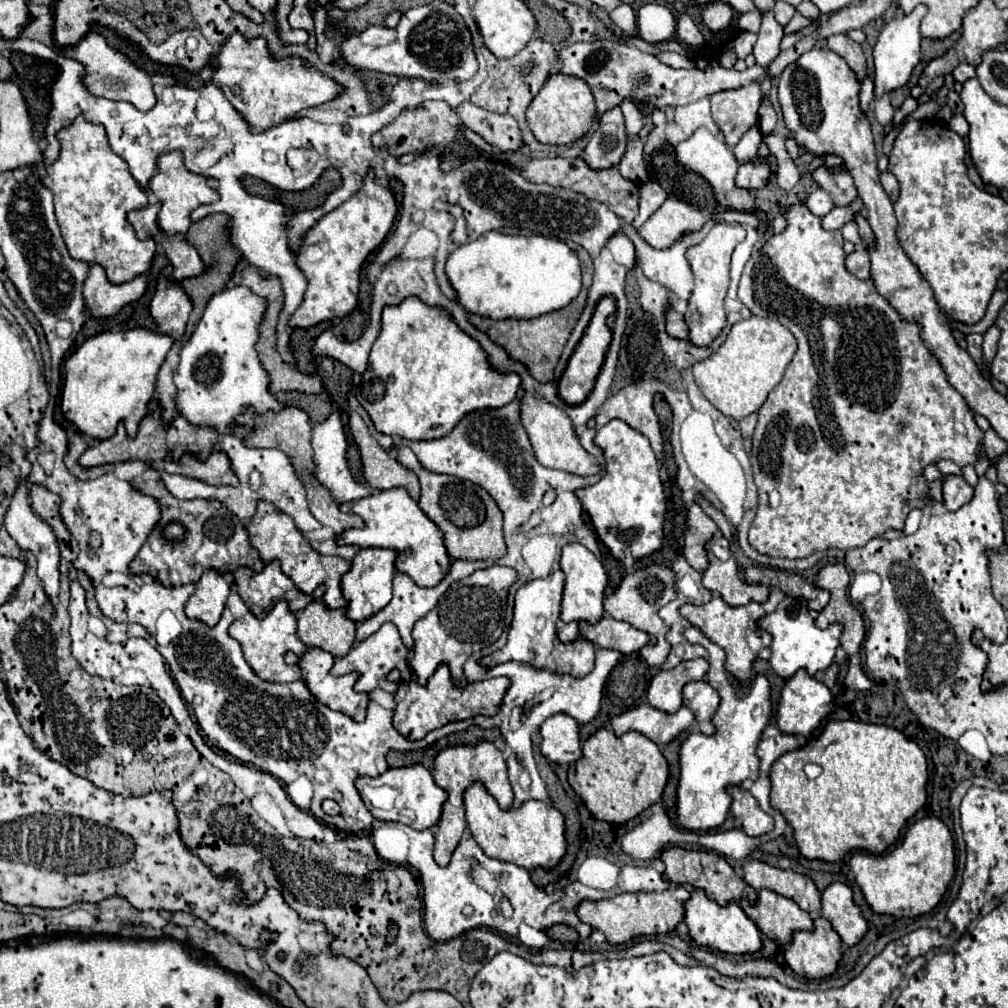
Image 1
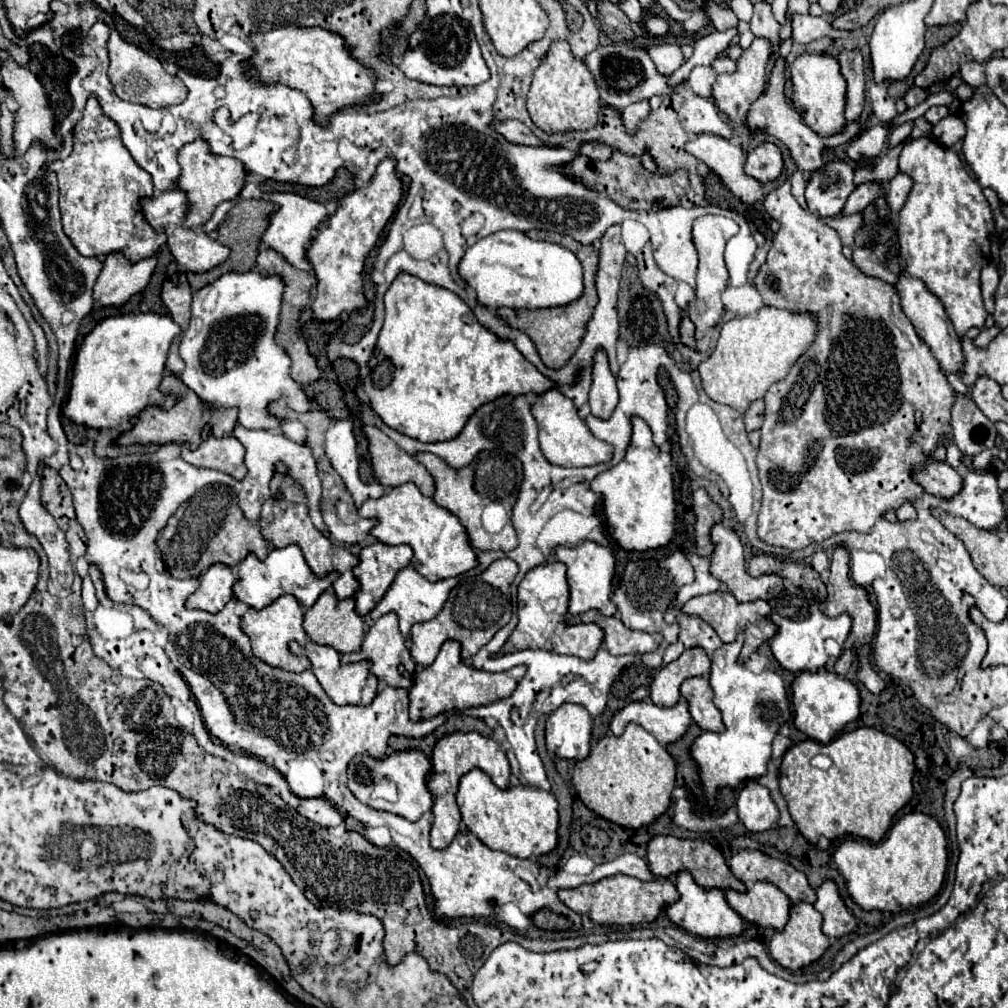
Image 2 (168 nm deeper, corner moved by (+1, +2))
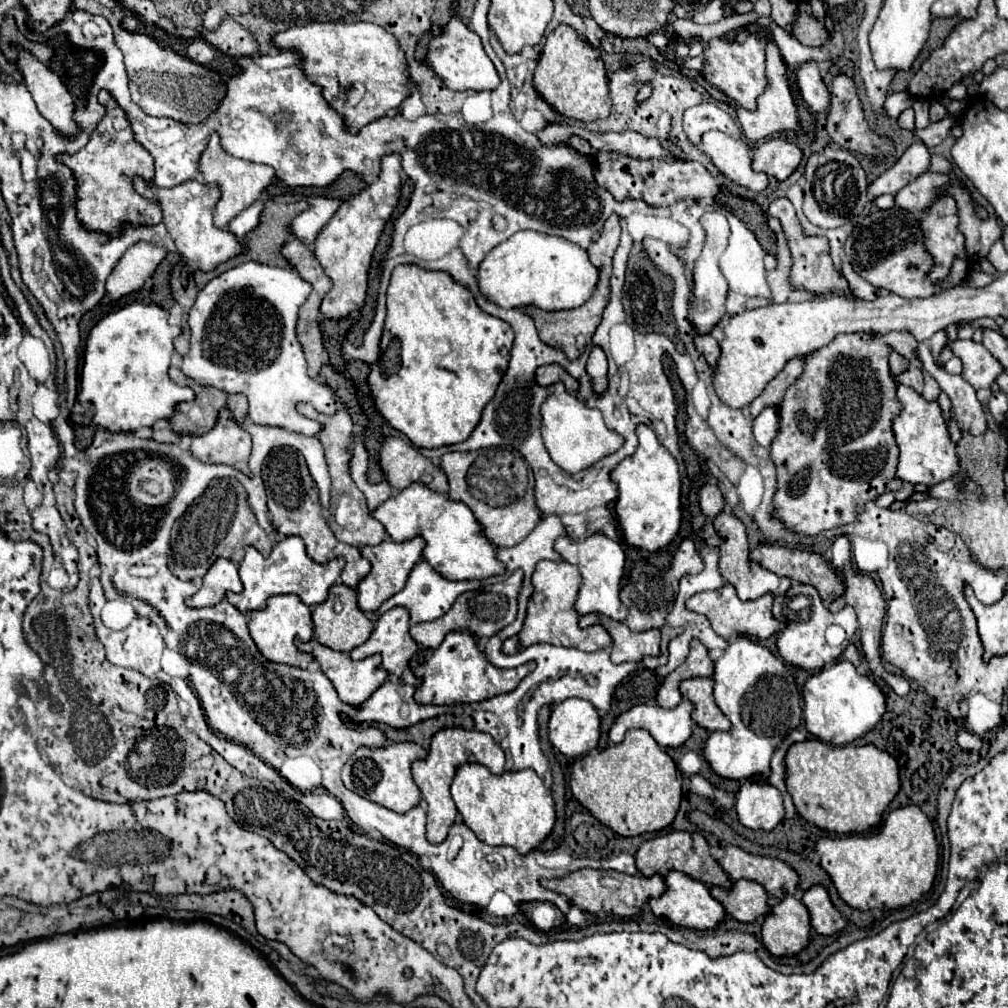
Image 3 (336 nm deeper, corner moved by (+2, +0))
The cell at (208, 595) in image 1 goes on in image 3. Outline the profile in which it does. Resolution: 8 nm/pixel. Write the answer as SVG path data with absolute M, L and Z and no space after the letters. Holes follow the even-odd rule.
M217 559L209 571L203 577L203 587L189 597L185 603L187 607L211 607L225 601L227 591L239 593L243 589L243 583L237 575L237 563L231 563L229 559Z

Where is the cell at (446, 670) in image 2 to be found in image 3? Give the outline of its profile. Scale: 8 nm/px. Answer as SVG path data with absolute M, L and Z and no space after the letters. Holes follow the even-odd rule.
M449 633L445 641L433 651L431 659L423 665L421 685L415 691L419 705L455 705L455 703L479 703L495 695L513 691L519 681L535 669L535 663L527 663L515 669L497 669L477 649L473 635Z

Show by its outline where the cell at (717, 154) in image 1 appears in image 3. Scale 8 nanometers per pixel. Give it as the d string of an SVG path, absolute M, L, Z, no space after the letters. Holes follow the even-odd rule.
M707 131L699 143L699 149L733 183L755 193L765 191L769 177L751 169L751 149L745 143L723 135L721 131Z

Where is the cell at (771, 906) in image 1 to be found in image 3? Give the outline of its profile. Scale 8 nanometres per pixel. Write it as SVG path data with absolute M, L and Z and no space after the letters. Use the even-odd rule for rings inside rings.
M735 881L729 891L721 887L711 887L711 895L737 921L753 923L759 917L771 913L769 895L765 887L757 881Z

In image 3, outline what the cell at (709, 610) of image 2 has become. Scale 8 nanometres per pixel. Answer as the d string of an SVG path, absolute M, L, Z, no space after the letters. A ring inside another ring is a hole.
M725 583L721 589L717 591L703 591L703 593L697 593L693 595L689 601L687 601L687 609L689 611L695 611L695 613L701 613L709 619L713 631L717 635L721 635L723 639L731 639L733 635L749 635L749 637L755 637L755 639L764 640L775 633L781 632L785 627L784 623L773 619L771 615L771 603L773 603L773 595L763 595L761 599L755 599L755 601L741 601L735 593L735 587Z

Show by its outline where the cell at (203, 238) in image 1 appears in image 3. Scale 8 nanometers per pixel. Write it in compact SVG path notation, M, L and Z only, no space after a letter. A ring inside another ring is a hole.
M265 201L265 205L263 205L263 213L261 213L261 221L259 221L259 225L253 229L253 231L249 231L247 233L247 251L243 249L243 253L241 255L237 255L237 257L233 257L233 259L229 259L229 261L225 261L225 263L221 263L219 267L215 267L213 271L209 271L209 273L203 273L203 271L195 271L195 283L197 283L197 289L203 289L213 277L217 277L217 275L221 275L221 273L225 273L227 269L231 269L231 267L237 267L237 265L241 265L241 263L245 263L245 261L257 261L257 263L265 263L265 265L275 265L275 267L289 267L289 263L283 259L283 255L279 253L281 251L281 247L283 247L283 241L289 237L287 235L287 223L291 223L291 219L295 217L295 215L299 215L301 211L305 211L309 205L305 203L305 201L297 201L297 203L275 203L275 201Z

